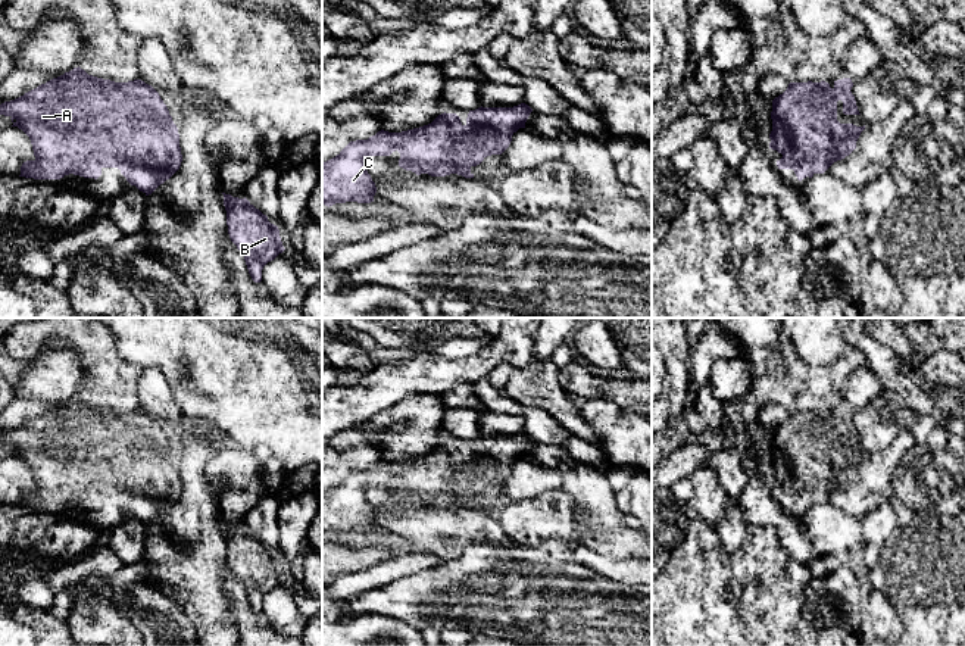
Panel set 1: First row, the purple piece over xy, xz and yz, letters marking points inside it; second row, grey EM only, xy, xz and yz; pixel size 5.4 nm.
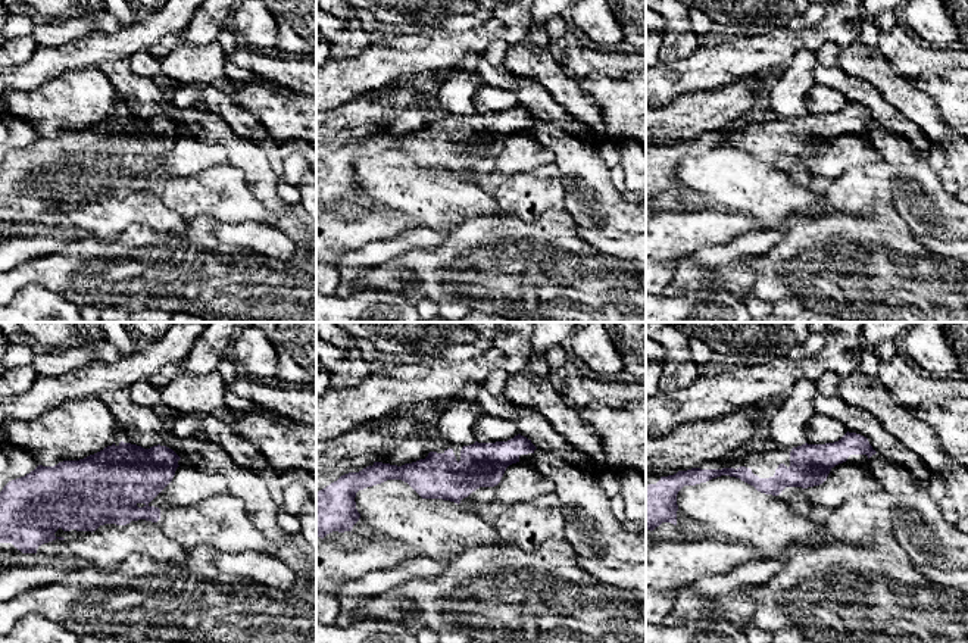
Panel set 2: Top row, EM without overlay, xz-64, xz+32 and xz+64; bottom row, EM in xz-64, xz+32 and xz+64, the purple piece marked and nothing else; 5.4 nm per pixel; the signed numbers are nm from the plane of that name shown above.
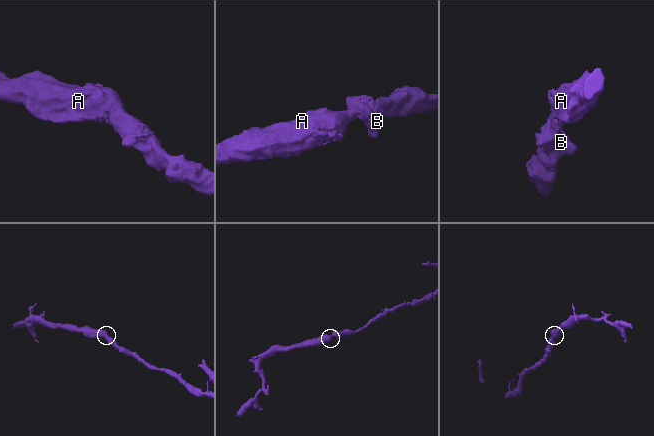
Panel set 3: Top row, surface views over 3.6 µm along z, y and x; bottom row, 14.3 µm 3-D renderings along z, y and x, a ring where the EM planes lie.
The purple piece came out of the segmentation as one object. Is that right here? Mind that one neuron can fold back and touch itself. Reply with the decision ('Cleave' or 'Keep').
Keep

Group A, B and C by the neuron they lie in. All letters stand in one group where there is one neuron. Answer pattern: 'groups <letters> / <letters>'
groups A B C

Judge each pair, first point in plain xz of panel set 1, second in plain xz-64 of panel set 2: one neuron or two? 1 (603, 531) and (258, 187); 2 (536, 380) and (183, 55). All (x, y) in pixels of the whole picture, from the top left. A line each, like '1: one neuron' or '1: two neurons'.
1: one neuron
2: one neuron

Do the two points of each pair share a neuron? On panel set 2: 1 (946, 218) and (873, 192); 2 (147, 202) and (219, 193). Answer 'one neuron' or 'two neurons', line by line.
1: two neurons
2: two neurons

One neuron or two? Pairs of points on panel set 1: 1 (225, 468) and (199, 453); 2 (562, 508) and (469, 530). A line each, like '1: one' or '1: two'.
1: two
2: two

